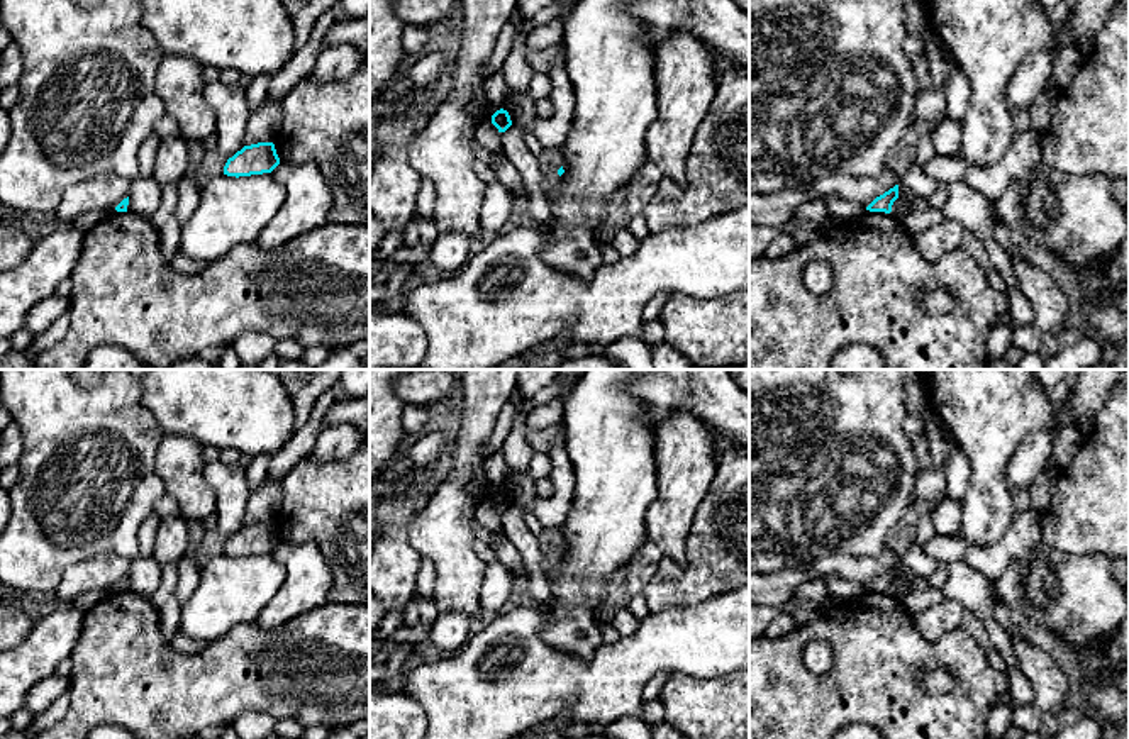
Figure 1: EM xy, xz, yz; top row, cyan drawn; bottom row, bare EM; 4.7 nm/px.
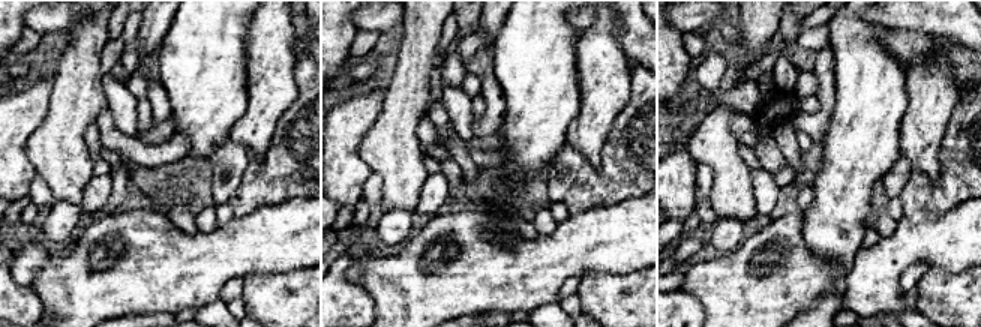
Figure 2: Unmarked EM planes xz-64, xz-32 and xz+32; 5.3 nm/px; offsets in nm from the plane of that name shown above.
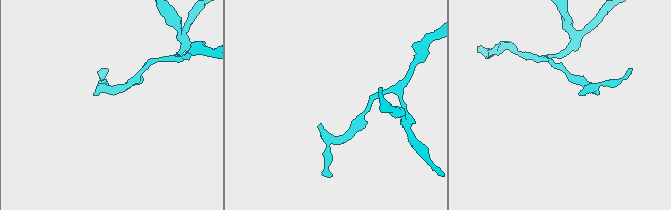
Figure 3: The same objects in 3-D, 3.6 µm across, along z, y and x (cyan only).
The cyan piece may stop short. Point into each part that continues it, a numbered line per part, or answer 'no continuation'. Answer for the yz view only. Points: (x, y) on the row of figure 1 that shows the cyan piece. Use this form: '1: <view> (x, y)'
no continuation

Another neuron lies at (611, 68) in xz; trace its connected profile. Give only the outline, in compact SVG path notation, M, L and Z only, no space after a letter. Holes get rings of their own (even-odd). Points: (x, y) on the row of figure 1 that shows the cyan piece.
M578 0L564 19L563 47L566 71L575 92L575 115L563 142L564 173L553 188L551 217L541 227L546 246L541 258L551 268L588 280L602 264L600 234L609 198L632 180L646 159L646 134L658 115L658 92L654 81L656 56L646 46L644 34L651 24L629 10L634 0Z

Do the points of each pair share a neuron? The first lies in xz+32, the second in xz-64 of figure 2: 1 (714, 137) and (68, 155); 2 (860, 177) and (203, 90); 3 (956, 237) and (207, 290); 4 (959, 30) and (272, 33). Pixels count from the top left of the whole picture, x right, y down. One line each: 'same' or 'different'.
1: same
2: same
3: same
4: different

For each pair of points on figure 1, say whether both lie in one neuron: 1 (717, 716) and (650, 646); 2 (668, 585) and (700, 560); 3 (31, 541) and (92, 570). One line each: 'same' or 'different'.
1: different
2: same
3: different

